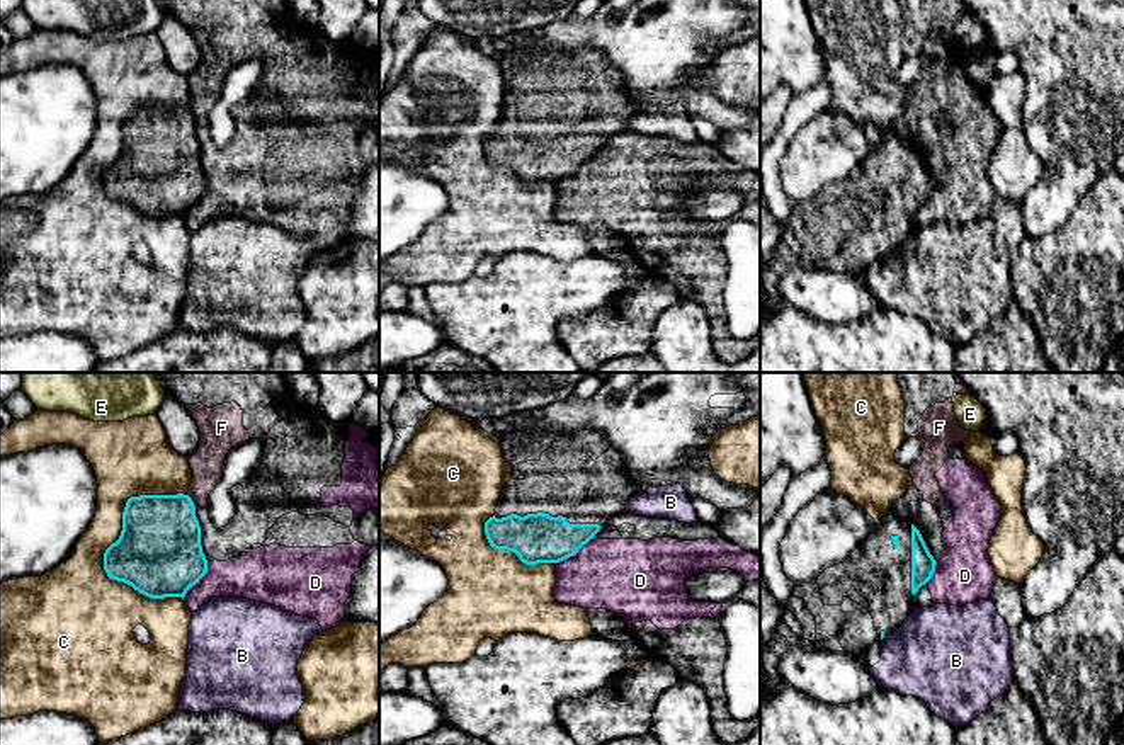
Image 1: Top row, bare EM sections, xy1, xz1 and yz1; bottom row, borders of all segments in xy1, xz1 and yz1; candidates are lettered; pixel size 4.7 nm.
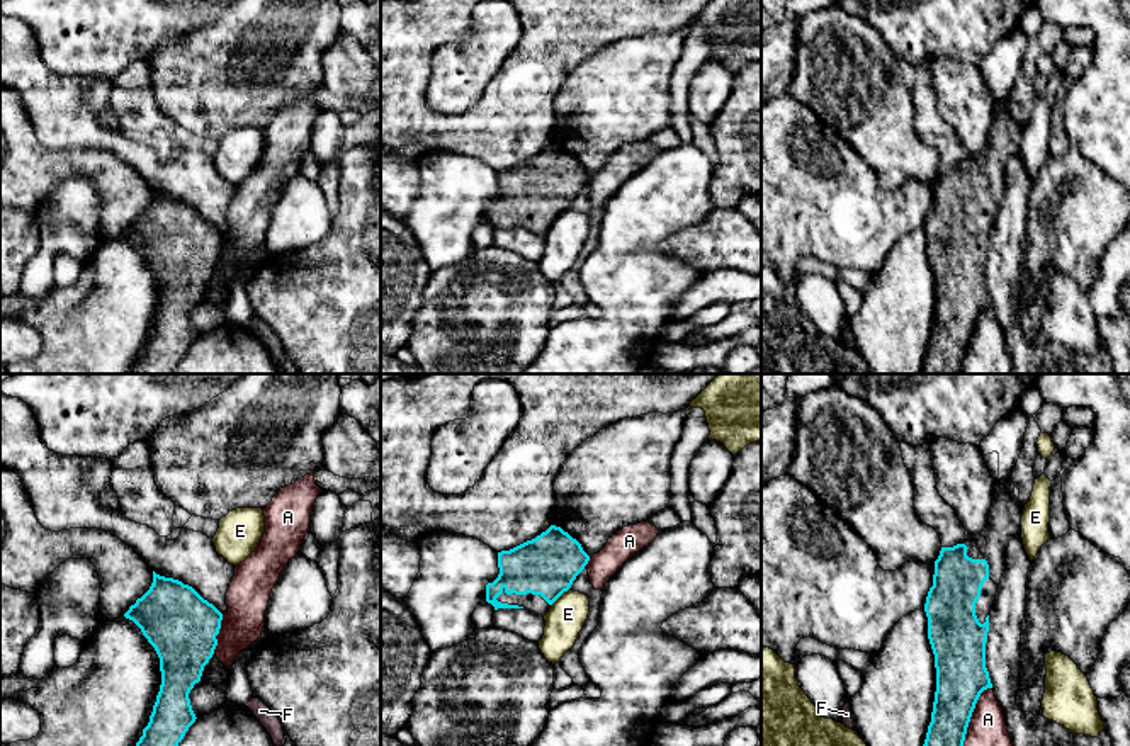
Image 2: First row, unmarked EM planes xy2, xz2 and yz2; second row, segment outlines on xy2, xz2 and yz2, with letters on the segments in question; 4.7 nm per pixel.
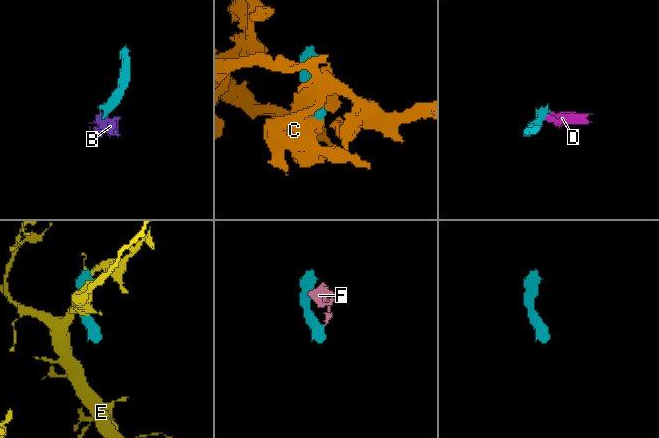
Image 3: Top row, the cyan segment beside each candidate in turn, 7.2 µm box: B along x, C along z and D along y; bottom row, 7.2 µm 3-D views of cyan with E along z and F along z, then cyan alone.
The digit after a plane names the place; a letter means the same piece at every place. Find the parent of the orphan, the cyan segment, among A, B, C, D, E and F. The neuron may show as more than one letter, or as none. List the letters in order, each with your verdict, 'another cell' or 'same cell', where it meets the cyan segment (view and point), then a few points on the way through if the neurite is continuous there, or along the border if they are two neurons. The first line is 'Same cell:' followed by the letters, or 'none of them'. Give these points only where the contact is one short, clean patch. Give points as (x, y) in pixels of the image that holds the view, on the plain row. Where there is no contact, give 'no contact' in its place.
Same cell: none of them
A: another cell; contact yz2 (969, 339)
B: another cell; no contact
C: another cell; contact xy1 (106, 191)
D: another cell; contact xz1 (575, 172)
E: another cell; contact xz2 (559, 214)
F: another cell; contact xy1 (191, 118); border xy1 (187, 113), (194, 121)

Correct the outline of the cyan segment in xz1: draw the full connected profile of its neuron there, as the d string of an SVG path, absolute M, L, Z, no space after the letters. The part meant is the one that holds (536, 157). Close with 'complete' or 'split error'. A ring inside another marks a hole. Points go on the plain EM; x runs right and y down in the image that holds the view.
M595 49L566 54L512 51L500 58L500 65L507 82L517 83L525 97L503 104L495 133L485 141L485 153L491 167L512 170L525 184L575 175L638 112L621 73Z; split error

